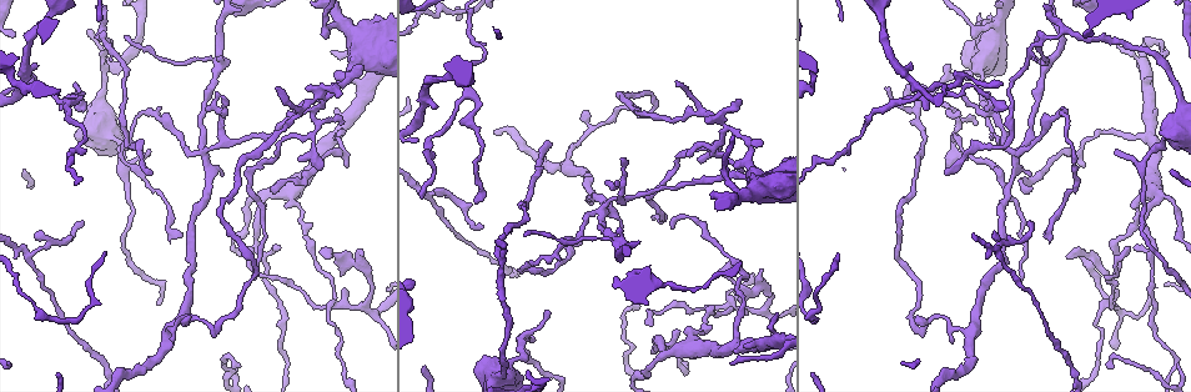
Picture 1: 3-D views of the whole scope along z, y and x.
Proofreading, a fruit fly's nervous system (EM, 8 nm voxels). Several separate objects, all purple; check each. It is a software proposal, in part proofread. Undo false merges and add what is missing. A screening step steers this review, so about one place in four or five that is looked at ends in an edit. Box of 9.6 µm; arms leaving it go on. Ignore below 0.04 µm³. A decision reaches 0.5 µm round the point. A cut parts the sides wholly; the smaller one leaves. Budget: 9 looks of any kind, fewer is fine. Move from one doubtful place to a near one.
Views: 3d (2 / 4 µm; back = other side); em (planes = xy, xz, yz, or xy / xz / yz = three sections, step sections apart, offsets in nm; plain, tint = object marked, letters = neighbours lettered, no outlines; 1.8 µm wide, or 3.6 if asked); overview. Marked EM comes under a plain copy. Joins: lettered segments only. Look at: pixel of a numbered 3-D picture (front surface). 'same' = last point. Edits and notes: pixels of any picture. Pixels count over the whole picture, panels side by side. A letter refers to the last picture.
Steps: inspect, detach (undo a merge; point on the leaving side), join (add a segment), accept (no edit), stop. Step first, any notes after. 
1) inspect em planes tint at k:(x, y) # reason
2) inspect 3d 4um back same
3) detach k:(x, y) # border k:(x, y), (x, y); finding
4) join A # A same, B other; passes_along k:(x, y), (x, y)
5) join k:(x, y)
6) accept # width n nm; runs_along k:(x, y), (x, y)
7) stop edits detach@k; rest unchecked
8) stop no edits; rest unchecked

inspect 3d 4um at 1:(725, 130) # abrupt turn

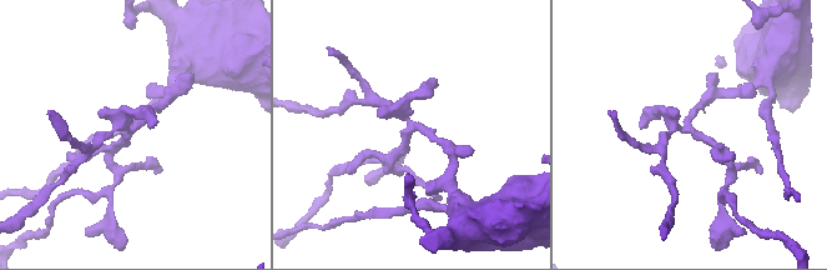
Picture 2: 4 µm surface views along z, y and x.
inspect em planes letters at 2:(688, 125) # shape alone is not enough

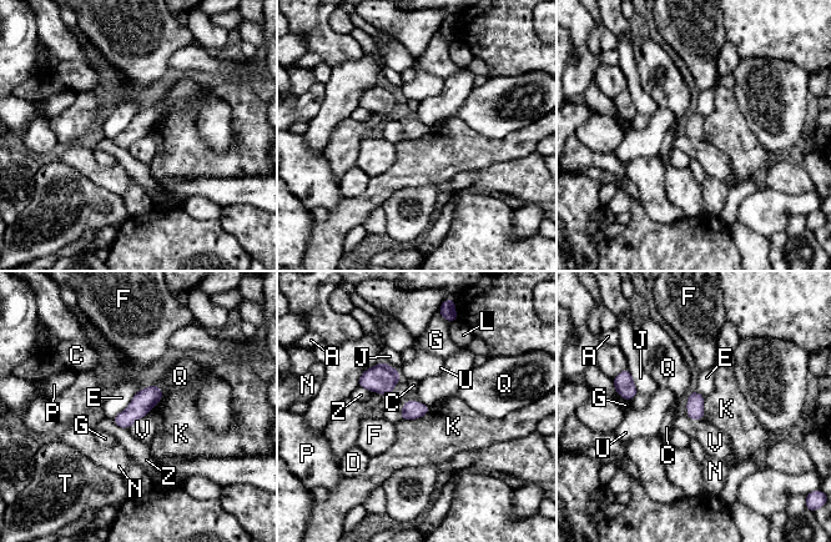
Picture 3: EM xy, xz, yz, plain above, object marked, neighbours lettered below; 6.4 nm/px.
accept # width 110 nm; longest_contact E 260 nm; A other, C other, D other, E other, F other, G other, J other, K other, L other, N other, P other, Q other, T other, U other, V other, Z other; one neuron here

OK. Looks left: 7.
inspect em yz step 16 letters at 1:(605, 210) # four-way junction

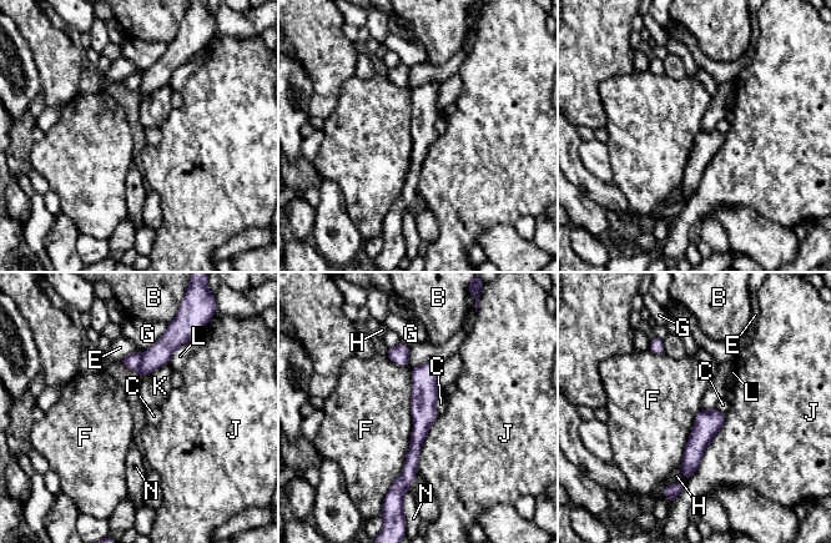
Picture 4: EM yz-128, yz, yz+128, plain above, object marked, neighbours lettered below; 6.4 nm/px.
detach 4:(157, 355) # B other, C other, E other, F other, G other, H other, J other, K other, L other, N other; border 4:(141, 355), (141, 365), (136, 370); two neurons meet here

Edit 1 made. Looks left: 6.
inspect overview

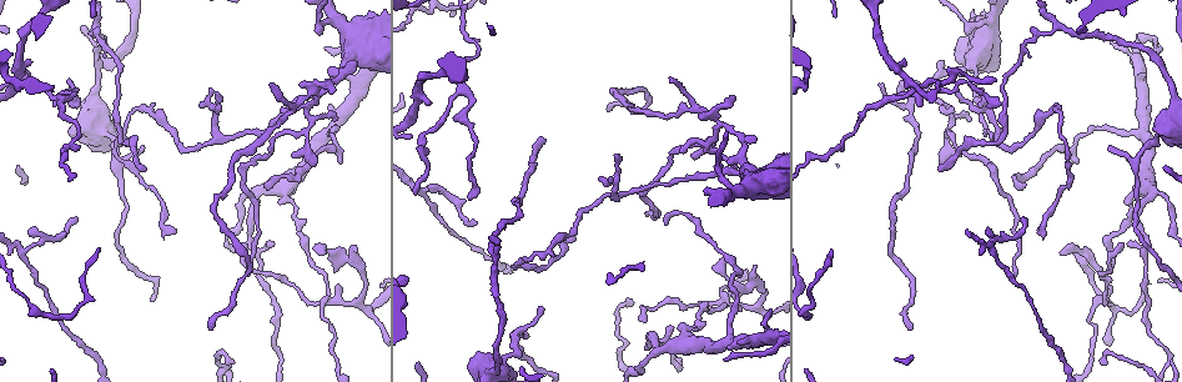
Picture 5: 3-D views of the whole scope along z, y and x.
inspect em 3.6um planes letters at 5:(911, 330) # free end

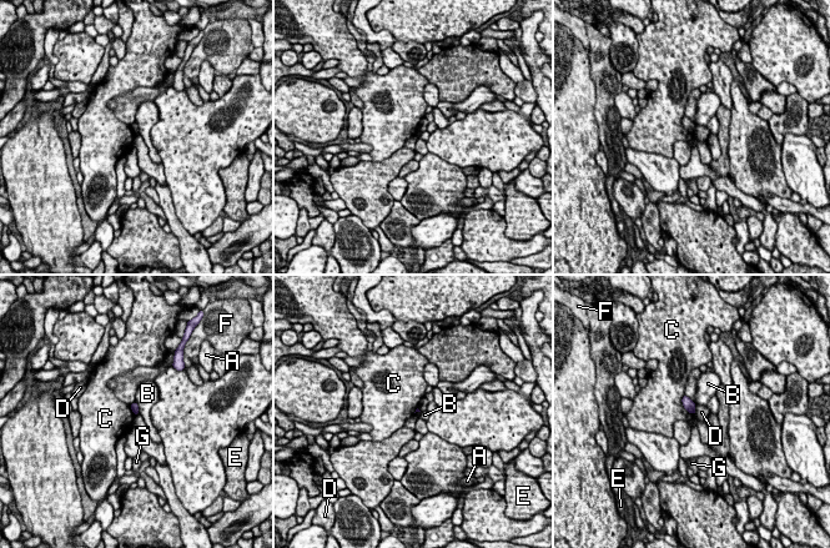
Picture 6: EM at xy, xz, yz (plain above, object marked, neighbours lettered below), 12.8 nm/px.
accept # longest_contact C 320 nm; A other, B other, C other, D other, E other, F other, G other; border 6:(684, 393), (682, 405), (693, 415); no lettered segment goes on from it

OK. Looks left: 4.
inspect em yz step 8 letters at 5:(1015, 275) # thin end

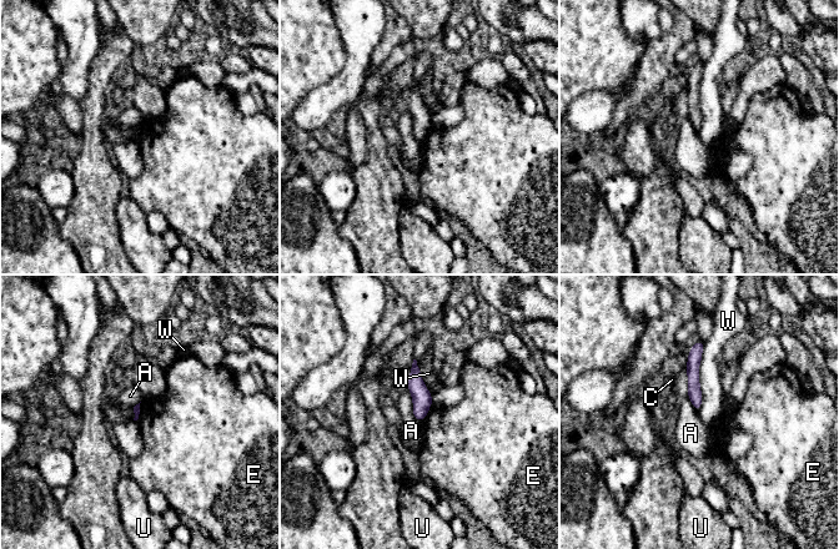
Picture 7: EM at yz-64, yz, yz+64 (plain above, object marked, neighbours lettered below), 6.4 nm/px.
accept # A other, C other, E other, U other, W other; runs_along 7:(699, 344), (693, 363), (697, 406); none of them fits

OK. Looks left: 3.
stop edits detach@4; rest unchecked

